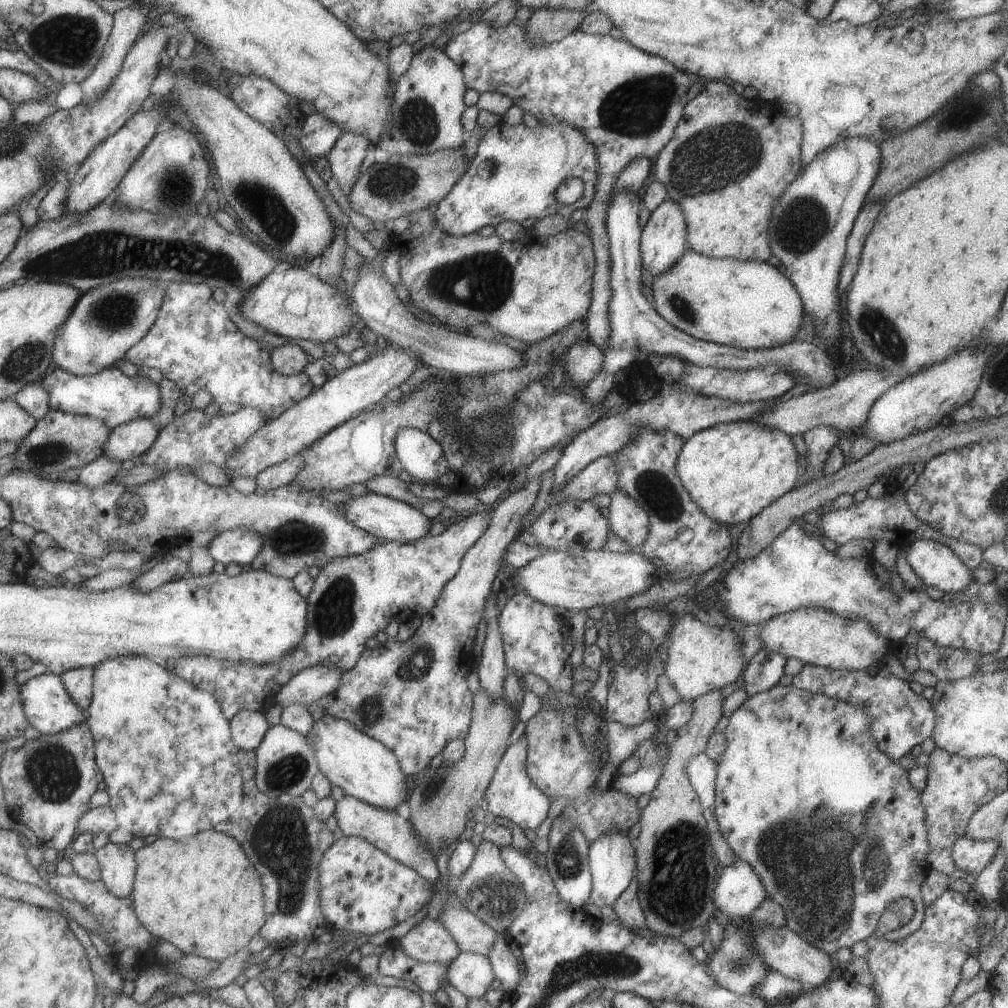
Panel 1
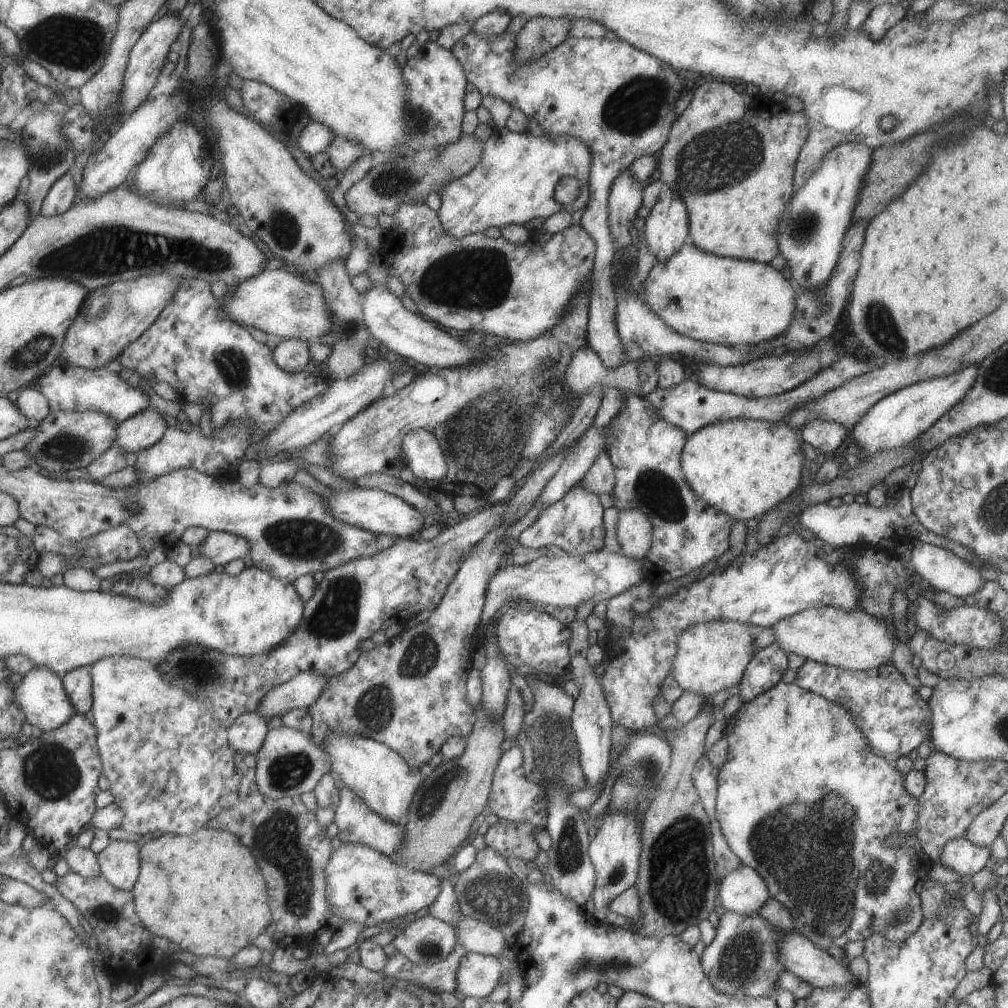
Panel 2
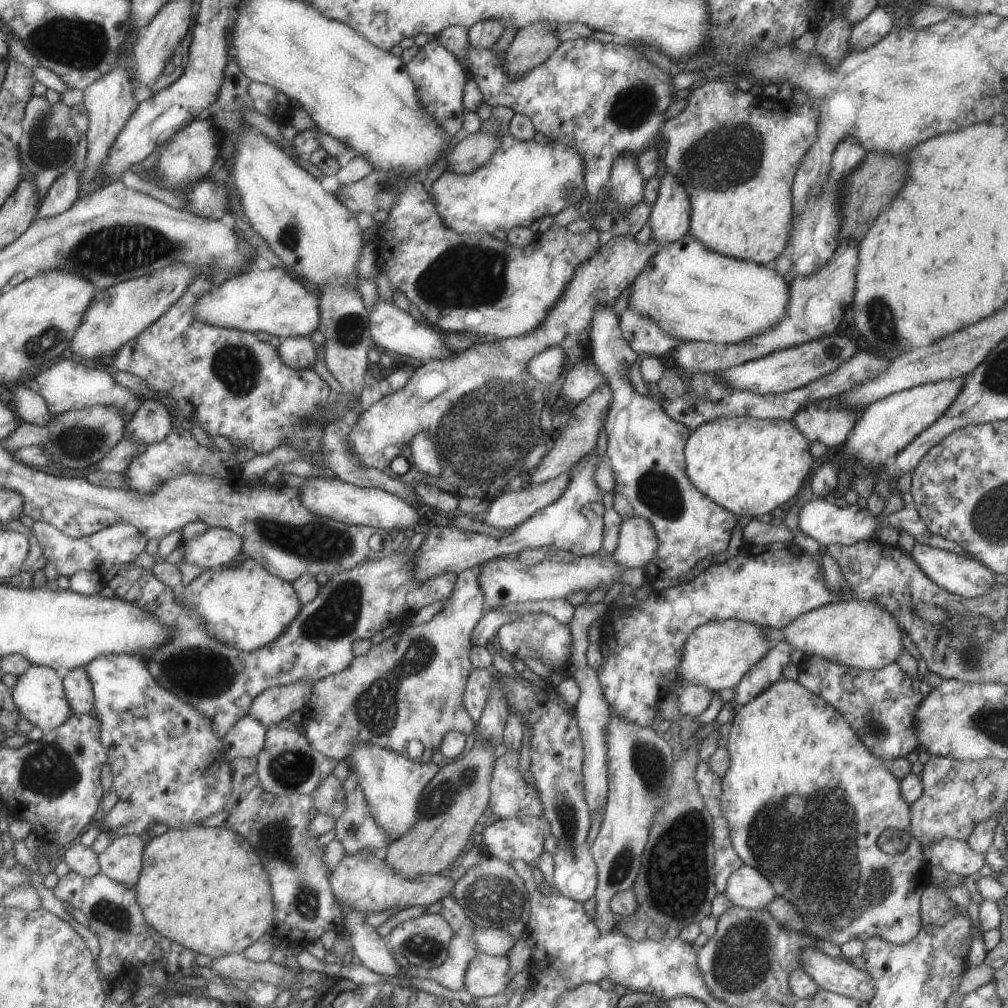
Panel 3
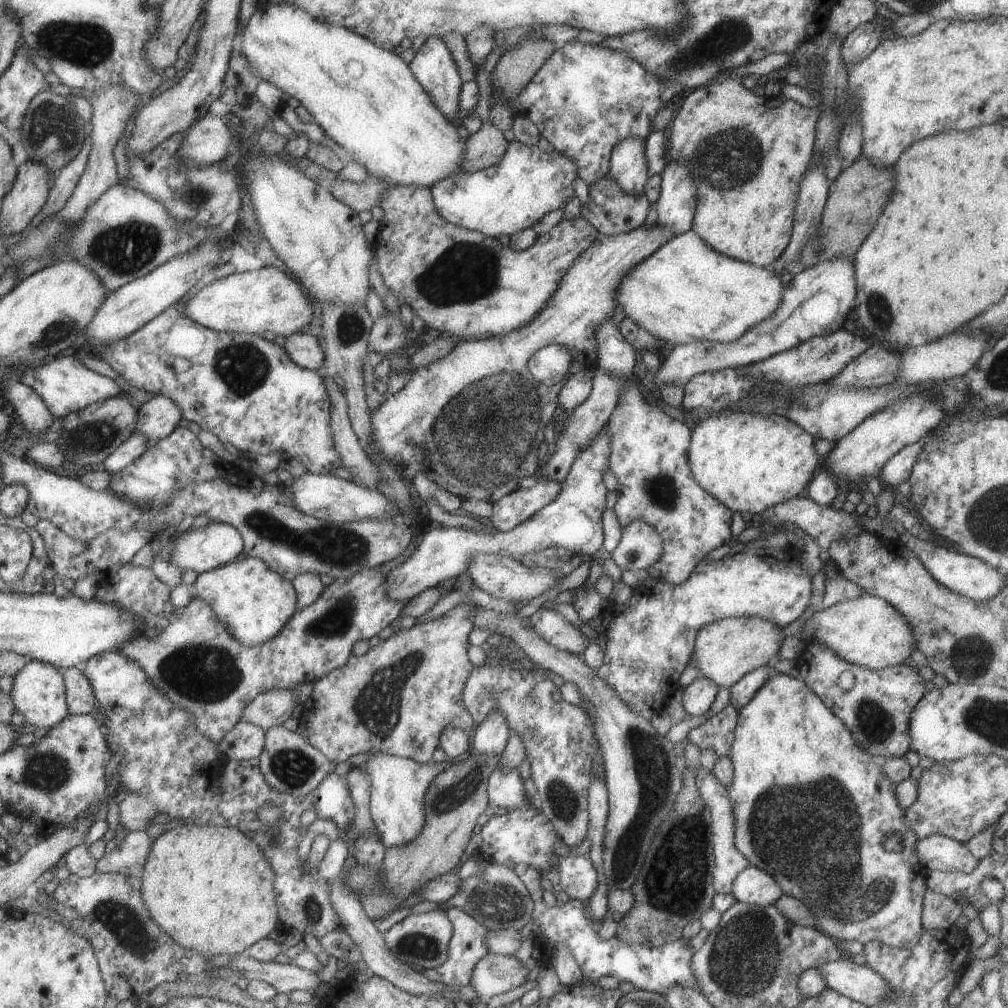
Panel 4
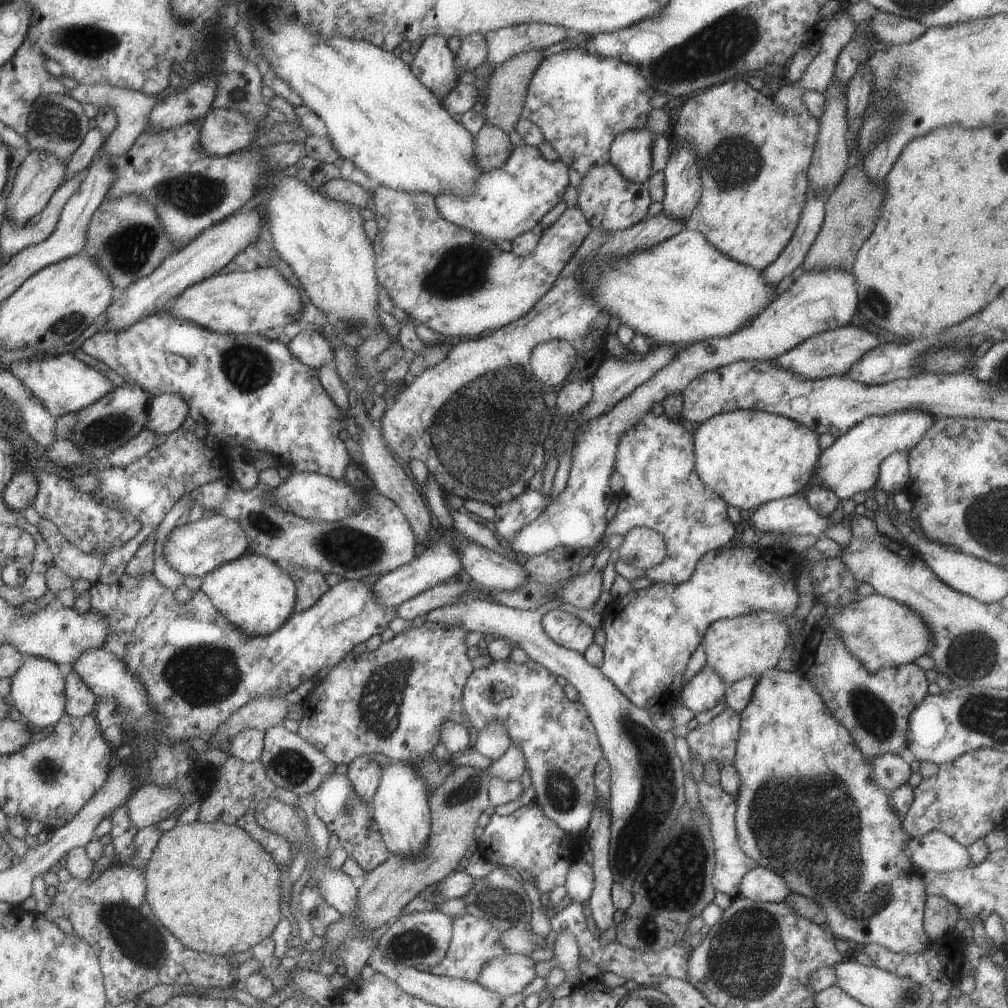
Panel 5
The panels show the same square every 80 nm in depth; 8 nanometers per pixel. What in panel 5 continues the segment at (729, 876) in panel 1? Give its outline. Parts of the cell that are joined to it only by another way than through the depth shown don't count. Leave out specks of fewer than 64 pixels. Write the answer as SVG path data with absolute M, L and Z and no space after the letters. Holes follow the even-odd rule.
M753 868L739 880L738 896L753 902L779 903L785 901L790 893L785 880L767 868Z

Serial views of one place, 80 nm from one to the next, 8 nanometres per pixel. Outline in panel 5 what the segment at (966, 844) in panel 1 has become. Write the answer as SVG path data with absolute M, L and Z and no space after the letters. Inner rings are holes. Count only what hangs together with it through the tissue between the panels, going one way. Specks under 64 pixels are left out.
M939 831L909 837L905 844L905 854L921 873L945 873L971 865L966 848Z

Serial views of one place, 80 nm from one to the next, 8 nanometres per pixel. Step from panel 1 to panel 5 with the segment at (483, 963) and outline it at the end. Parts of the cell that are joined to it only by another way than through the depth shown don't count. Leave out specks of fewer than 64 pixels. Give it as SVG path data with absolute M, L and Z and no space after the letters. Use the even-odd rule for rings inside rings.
M501 954L489 958L475 982L485 990L499 994L501 998L520 993L535 975L534 961L525 954Z

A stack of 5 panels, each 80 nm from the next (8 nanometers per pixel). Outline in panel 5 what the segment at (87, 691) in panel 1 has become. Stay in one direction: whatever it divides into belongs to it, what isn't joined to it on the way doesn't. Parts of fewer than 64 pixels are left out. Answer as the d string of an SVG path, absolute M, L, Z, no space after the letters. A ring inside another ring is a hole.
M73 670L64 671L65 713L71 717L83 717L94 711L97 698Z

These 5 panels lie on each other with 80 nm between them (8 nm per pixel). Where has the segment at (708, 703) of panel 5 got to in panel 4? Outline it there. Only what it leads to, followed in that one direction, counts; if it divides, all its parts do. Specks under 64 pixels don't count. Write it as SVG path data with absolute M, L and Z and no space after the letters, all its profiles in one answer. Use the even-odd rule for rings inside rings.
M695 677L682 689L682 706L687 715L703 715L711 706L718 686L707 677Z

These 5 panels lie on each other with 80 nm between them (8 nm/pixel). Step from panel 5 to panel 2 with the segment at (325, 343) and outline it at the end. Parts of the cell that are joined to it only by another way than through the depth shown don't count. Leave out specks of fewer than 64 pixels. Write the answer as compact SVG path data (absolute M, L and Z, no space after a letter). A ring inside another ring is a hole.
M281 339L272 350L275 364L290 373L307 370L311 355L306 341L299 339Z

